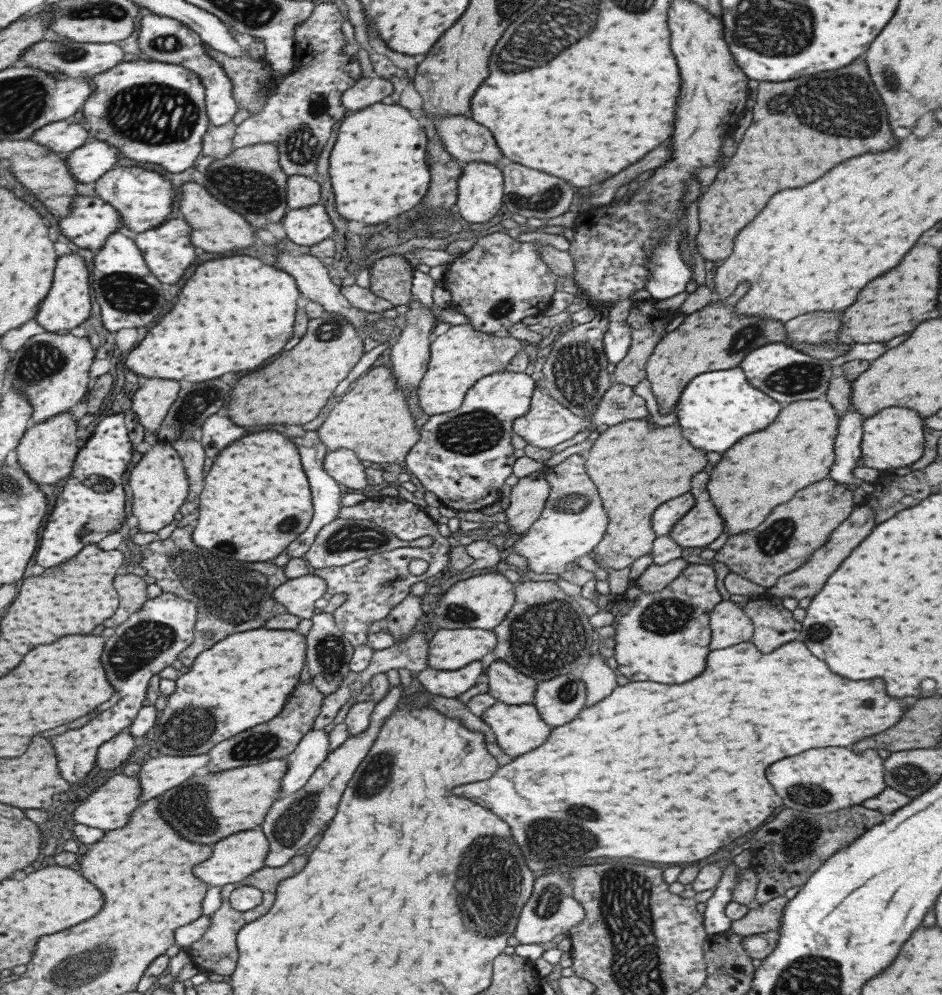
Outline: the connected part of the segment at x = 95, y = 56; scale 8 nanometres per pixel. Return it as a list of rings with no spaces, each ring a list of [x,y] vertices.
[[[41,39],[20,54],[20,58],[38,70],[49,73],[60,72],[66,74],[67,77],[88,79],[121,64],[125,58],[125,52],[117,43],[84,43],[71,39],[67,42],[55,42]]]

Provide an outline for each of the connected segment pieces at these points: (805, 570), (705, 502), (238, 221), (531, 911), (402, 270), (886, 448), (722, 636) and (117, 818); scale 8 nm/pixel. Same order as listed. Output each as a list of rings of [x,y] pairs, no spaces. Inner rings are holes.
[[[861,503],[855,506],[848,514],[848,517],[833,529],[833,532],[829,535],[826,544],[823,544],[821,548],[818,548],[799,568],[793,569],[793,572],[777,578],[777,581],[764,592],[771,598],[777,597],[777,600],[782,600],[781,597],[789,596],[799,601],[801,598],[811,598],[819,592],[819,588],[823,586],[823,582],[827,580],[827,576],[839,566],[839,562],[851,552],[851,548],[855,548],[873,528],[873,509],[865,504]]]
[[[705,470],[697,472],[691,478],[689,492],[695,498],[695,504],[672,526],[667,534],[681,548],[699,548],[699,546],[706,548],[707,544],[713,542],[723,530],[723,520],[717,516],[709,496],[703,488],[703,482],[705,482],[703,476],[707,478]]]
[[[194,181],[182,185],[180,212],[184,219],[193,228],[193,244],[199,248],[205,248],[207,252],[231,252],[239,248],[253,246],[255,232],[257,230],[240,212],[235,212],[229,205],[223,204],[217,197],[213,196],[204,184]]]
[[[547,871],[547,874],[543,873],[534,878],[531,894],[521,907],[512,936],[519,941],[519,945],[538,945],[541,942],[549,942],[557,934],[567,934],[570,928],[583,920],[583,917],[583,907],[572,897],[571,884],[559,872]]]
[[[387,255],[377,259],[369,267],[370,291],[379,298],[385,299],[391,306],[407,304],[410,292],[413,268],[401,255]]]
[[[887,407],[873,416],[862,419],[863,432],[860,438],[859,465],[882,471],[889,468],[903,468],[913,464],[924,449],[922,418],[910,408]]]
[[[721,600],[708,615],[708,625],[713,632],[709,650],[727,648],[733,644],[749,642],[752,638],[753,625],[745,616],[741,605]]]
[[[123,773],[113,775],[85,800],[77,803],[73,812],[74,820],[87,826],[103,828],[103,830],[123,828],[127,826],[134,812],[142,805],[142,794],[144,790],[139,774],[137,777],[126,776]]]

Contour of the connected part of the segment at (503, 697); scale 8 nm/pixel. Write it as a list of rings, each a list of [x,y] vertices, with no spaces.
[[[502,660],[490,663],[484,671],[489,693],[503,704],[518,705],[532,702],[536,681],[522,675]]]

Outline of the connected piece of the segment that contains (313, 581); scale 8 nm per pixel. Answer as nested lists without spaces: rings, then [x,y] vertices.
[[[312,573],[281,584],[273,596],[288,609],[288,613],[312,620],[320,611],[323,596],[327,592],[327,581]]]

